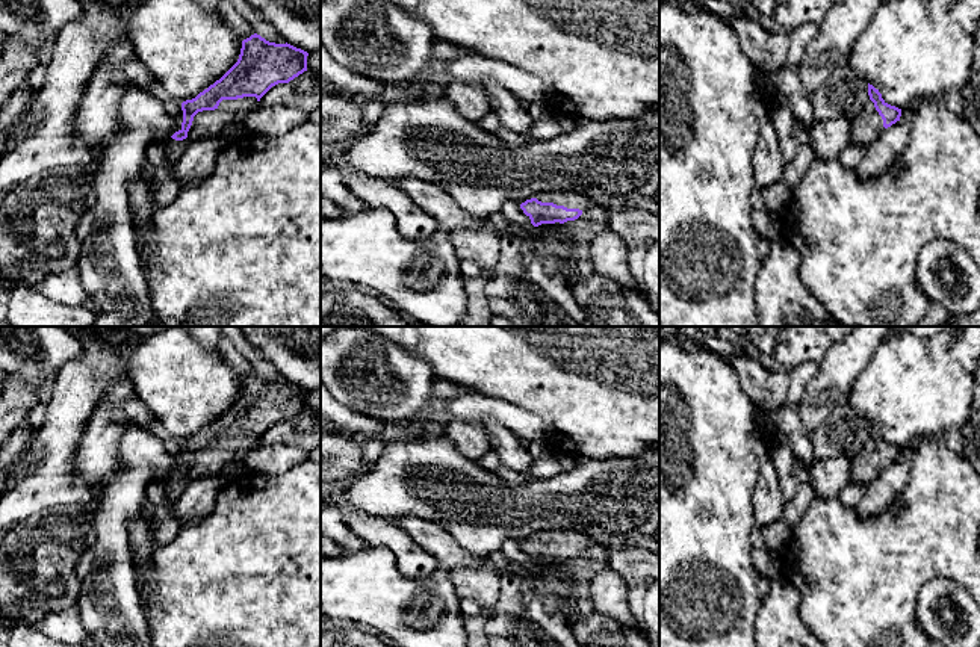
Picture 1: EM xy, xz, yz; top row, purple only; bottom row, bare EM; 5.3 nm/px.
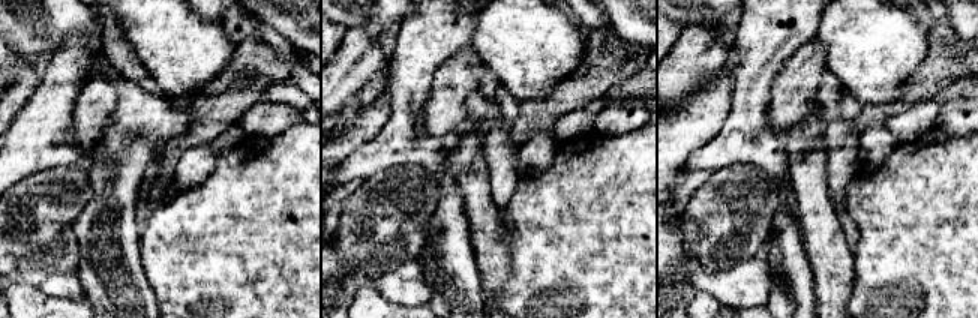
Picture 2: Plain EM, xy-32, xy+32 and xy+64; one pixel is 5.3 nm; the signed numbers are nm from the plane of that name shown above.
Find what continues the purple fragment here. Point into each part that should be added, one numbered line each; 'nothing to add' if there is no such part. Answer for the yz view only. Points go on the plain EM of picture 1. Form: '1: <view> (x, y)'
1: yz (867, 466)

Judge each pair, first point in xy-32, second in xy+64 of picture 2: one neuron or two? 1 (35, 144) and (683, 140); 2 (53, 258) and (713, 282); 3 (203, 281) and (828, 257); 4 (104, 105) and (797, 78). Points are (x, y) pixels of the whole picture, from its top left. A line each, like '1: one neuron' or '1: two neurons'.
1: two neurons
2: two neurons
3: two neurons
4: one neuron

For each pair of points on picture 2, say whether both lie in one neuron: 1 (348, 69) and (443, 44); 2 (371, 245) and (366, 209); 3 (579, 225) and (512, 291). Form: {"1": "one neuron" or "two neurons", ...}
{"1": "two neurons", "2": "one neuron", "3": "one neuron"}

